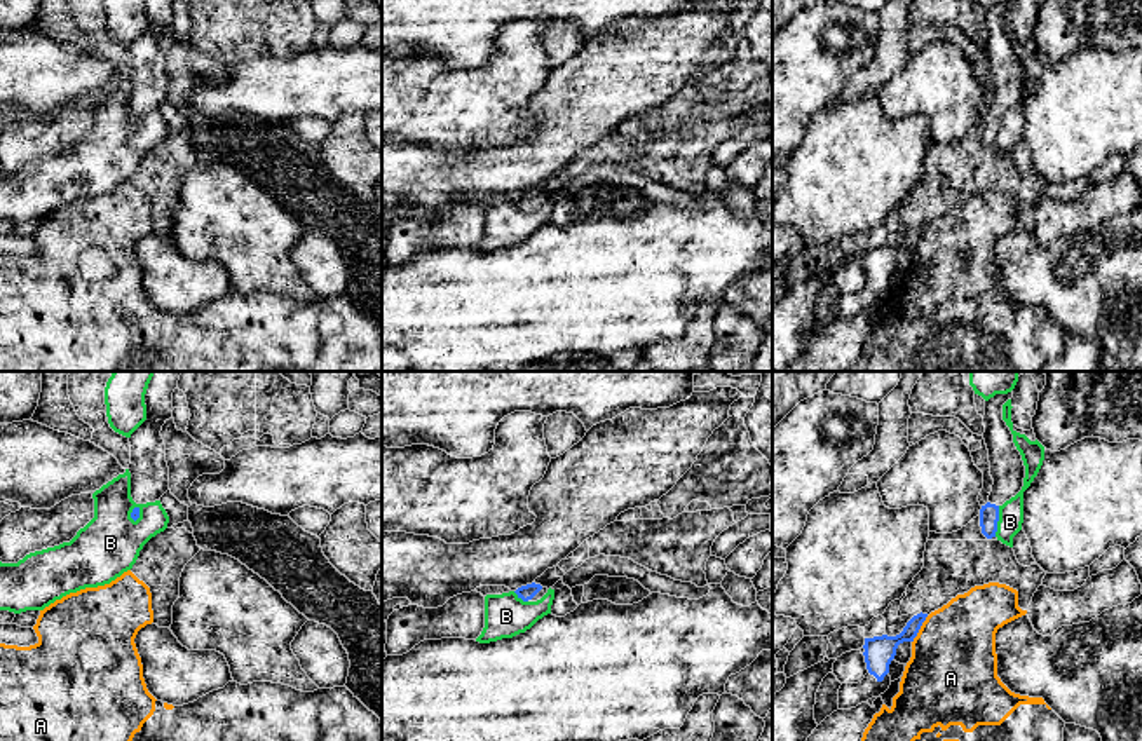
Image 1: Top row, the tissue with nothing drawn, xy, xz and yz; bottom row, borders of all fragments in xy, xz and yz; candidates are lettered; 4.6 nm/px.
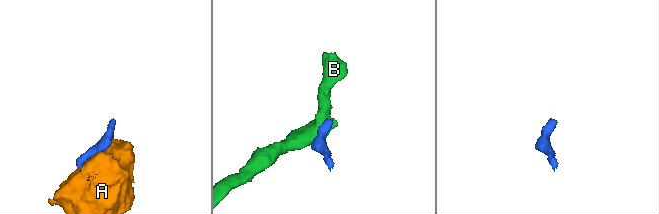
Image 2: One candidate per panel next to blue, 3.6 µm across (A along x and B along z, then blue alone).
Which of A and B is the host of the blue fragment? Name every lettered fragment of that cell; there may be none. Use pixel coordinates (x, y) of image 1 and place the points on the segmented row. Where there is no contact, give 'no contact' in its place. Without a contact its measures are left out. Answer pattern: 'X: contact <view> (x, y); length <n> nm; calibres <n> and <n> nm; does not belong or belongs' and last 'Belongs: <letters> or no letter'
A: contact yz (919, 628); length 150 nm; calibres 140 and 400 nm; does not belong
B: contact yz (998, 520); length 150 nm; calibres 100 and 110 nm; does not belong
Belongs: no letter

